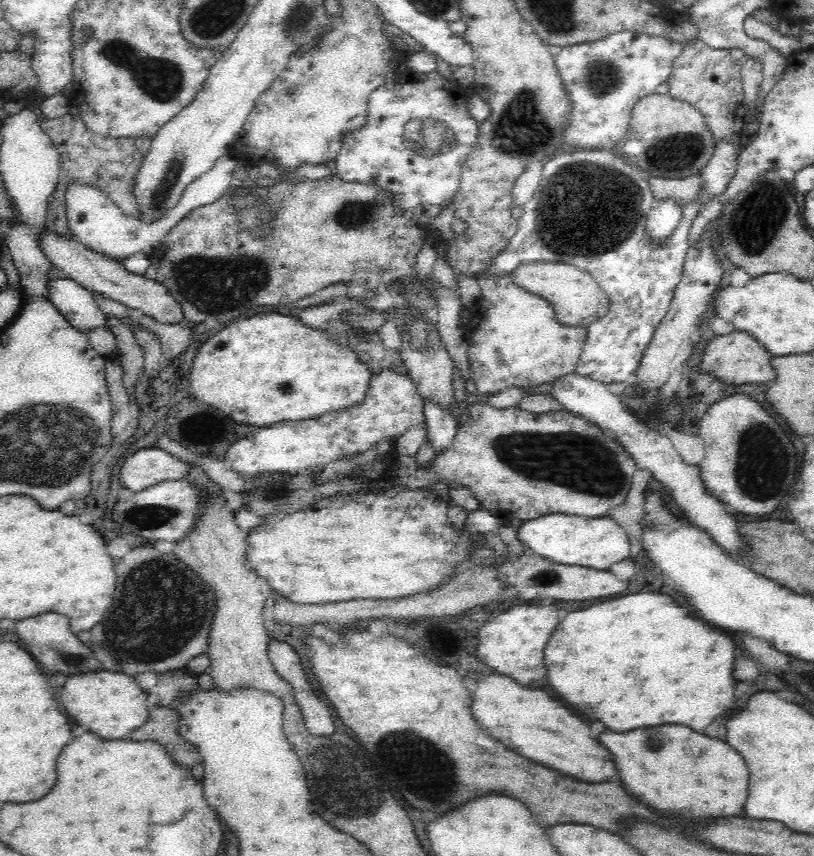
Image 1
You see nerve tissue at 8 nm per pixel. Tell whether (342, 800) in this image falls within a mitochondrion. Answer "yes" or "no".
yes

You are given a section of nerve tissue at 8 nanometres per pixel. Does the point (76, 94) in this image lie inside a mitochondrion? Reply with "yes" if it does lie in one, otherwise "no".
no

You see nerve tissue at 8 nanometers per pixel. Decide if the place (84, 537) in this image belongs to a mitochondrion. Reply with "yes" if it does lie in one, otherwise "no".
no

